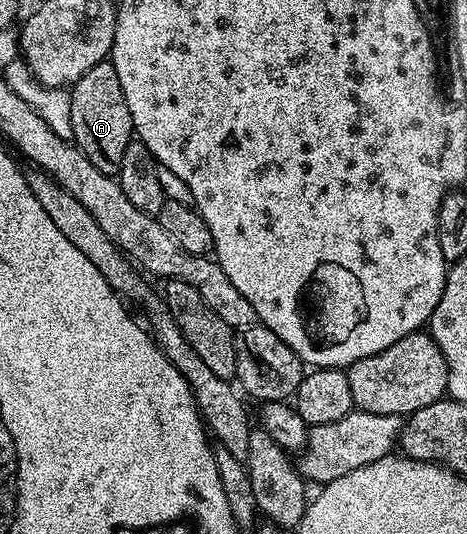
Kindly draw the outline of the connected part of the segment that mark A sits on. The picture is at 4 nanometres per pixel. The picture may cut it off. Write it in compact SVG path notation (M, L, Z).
M111 62L98 66L90 66L78 82L71 85L70 91L70 126L72 140L102 174L113 178L119 177L122 158L126 155L126 146L134 139L130 106L126 106L126 98L122 94L122 86L118 86L118 74Z

